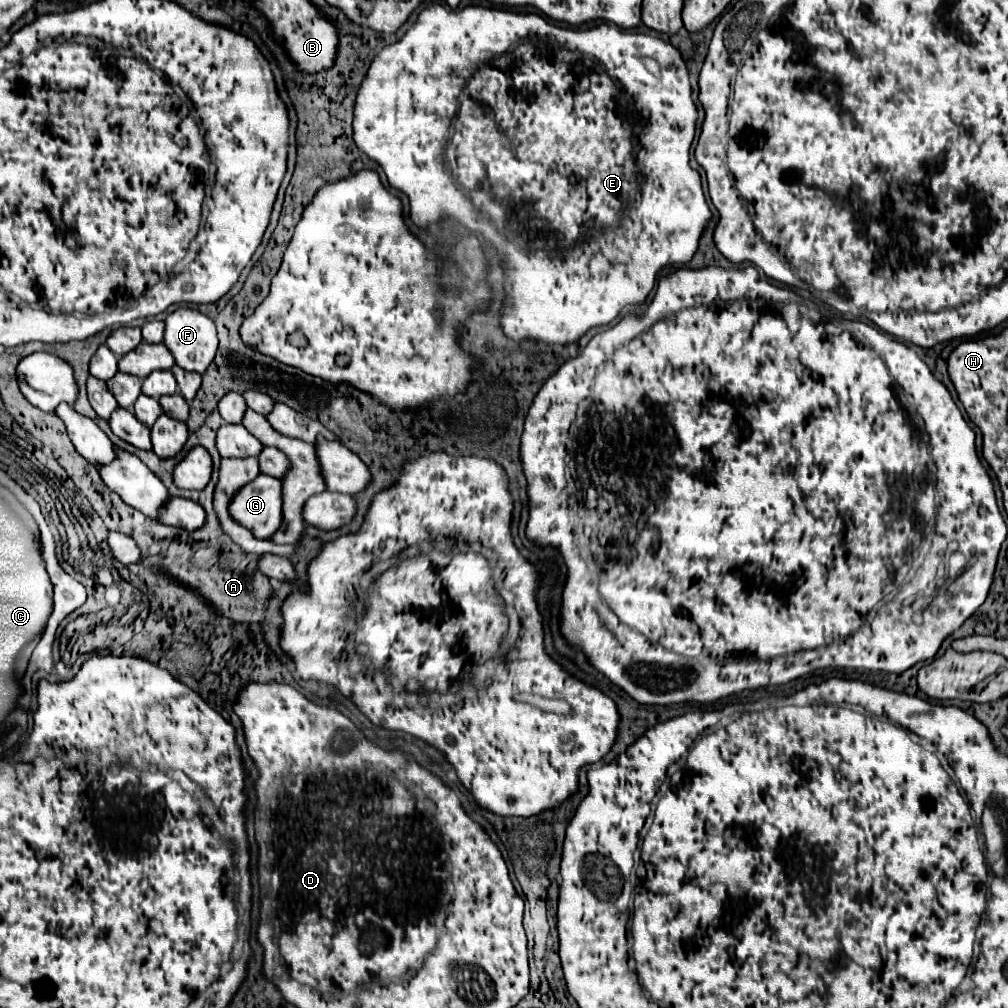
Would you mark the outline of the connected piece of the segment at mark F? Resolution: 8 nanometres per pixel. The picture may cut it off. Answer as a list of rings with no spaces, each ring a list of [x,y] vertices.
[[[178,307],[174,313],[166,317],[166,331],[164,331],[164,345],[172,351],[176,363],[182,369],[204,373],[204,369],[212,363],[216,349],[218,349],[218,337],[216,337],[216,325],[214,321],[190,307]]]

